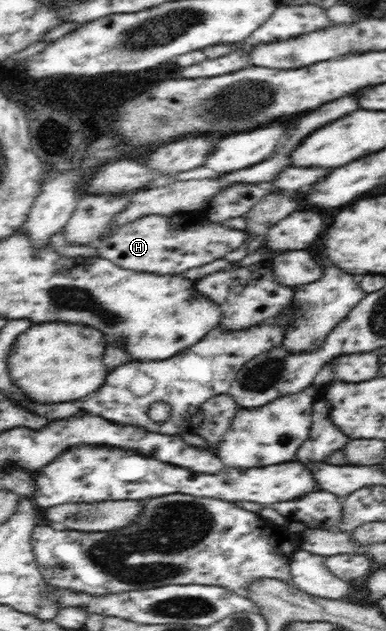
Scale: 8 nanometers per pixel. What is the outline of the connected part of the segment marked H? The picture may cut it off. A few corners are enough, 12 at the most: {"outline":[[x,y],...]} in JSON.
{"outline":[[193,211],[141,216],[98,258],[163,276],[223,259],[248,234]]}

